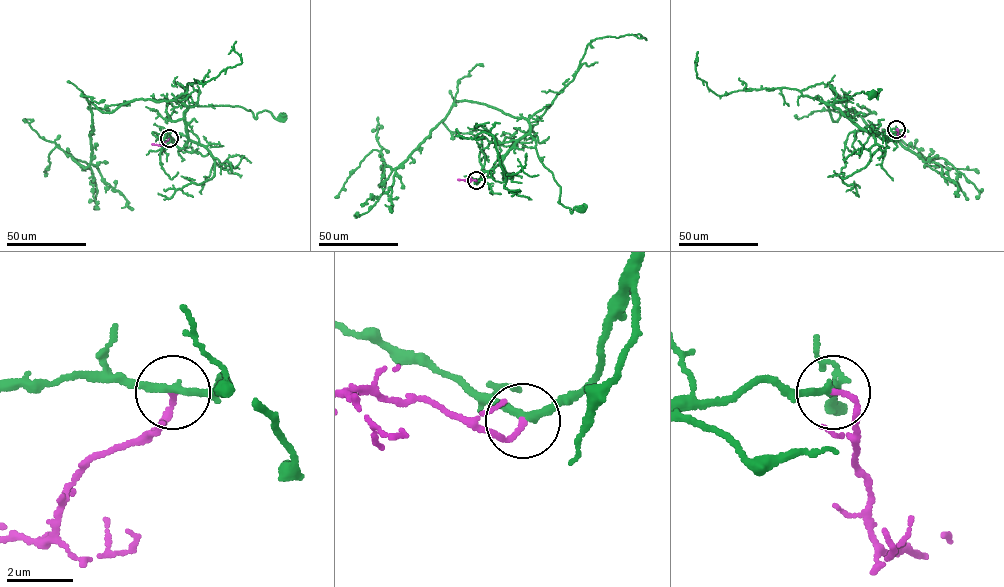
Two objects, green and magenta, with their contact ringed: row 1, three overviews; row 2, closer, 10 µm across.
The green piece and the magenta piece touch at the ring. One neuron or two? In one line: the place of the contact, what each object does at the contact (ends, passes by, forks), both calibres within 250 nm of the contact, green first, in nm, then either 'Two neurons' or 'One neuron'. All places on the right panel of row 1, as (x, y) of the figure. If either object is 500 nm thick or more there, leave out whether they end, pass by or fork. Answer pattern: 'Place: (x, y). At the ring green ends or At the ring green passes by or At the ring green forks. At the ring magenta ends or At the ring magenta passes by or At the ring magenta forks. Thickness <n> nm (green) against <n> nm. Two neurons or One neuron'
Place: (896, 129). At the ring green passes by. At the ring magenta ends. Thickness 220 nm (green) against 150 nm. Two neurons

